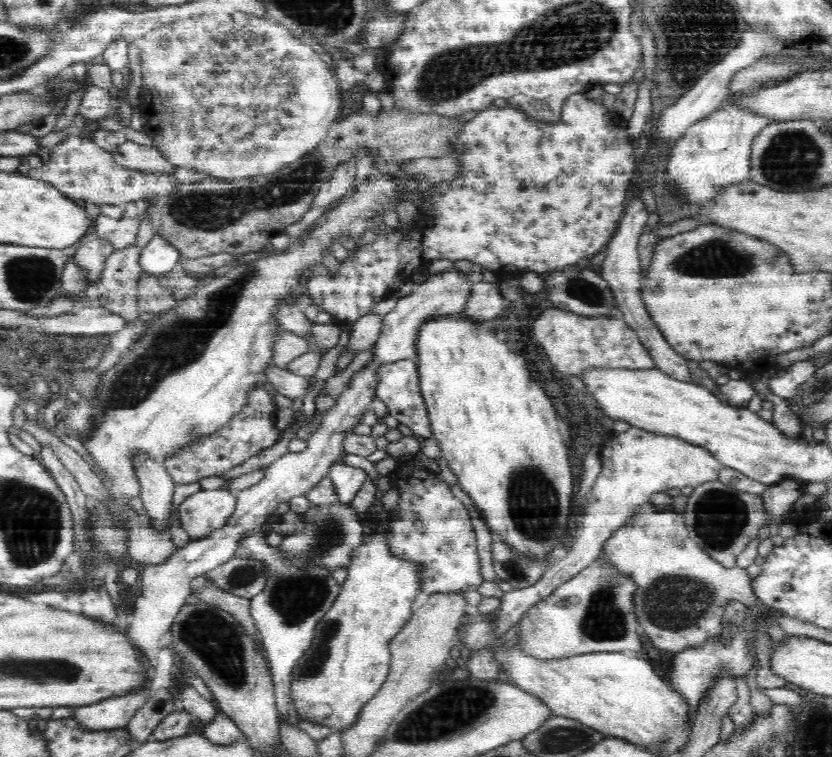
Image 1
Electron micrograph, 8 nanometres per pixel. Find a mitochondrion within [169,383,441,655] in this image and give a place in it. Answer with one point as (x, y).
(294, 596)

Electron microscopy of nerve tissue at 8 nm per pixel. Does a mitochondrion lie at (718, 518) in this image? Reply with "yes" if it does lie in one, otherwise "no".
yes

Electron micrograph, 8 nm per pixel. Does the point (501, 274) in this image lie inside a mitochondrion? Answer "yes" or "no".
no

